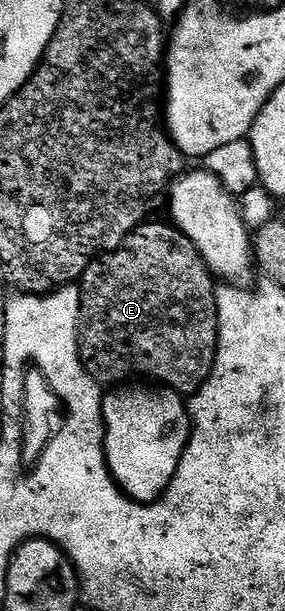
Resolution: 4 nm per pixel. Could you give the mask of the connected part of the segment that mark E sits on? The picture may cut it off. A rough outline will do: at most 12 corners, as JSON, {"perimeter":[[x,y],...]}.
{"perimeter":[[145,221],[79,280],[82,365],[191,397],[216,363],[217,284]]}

